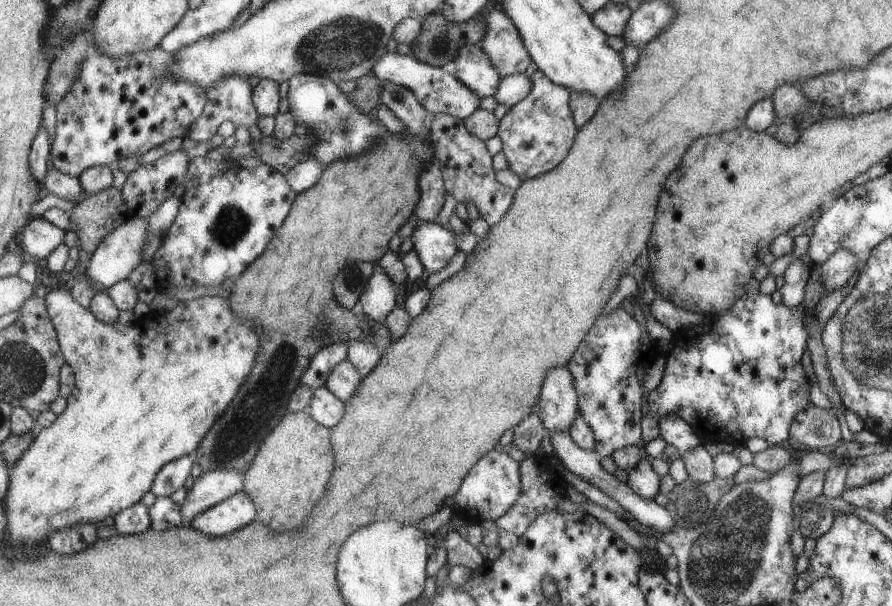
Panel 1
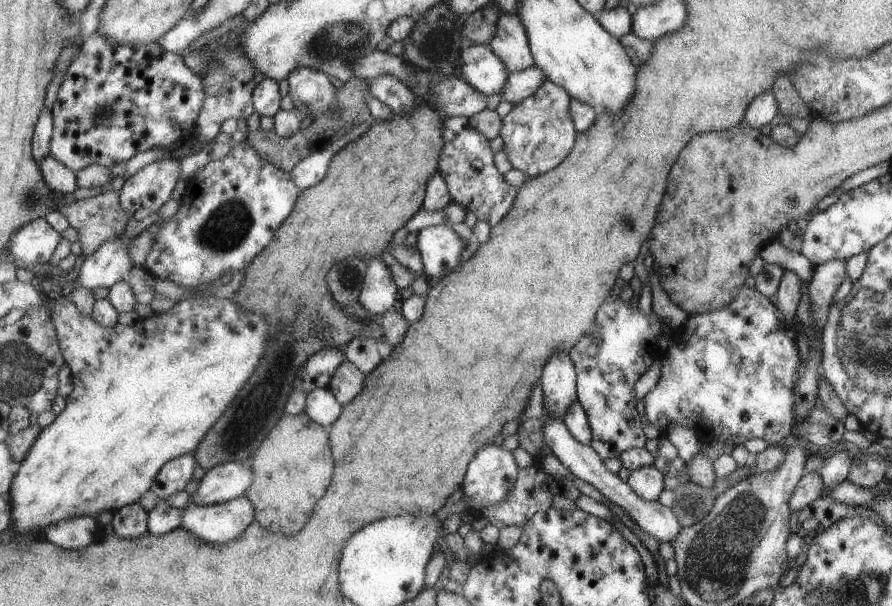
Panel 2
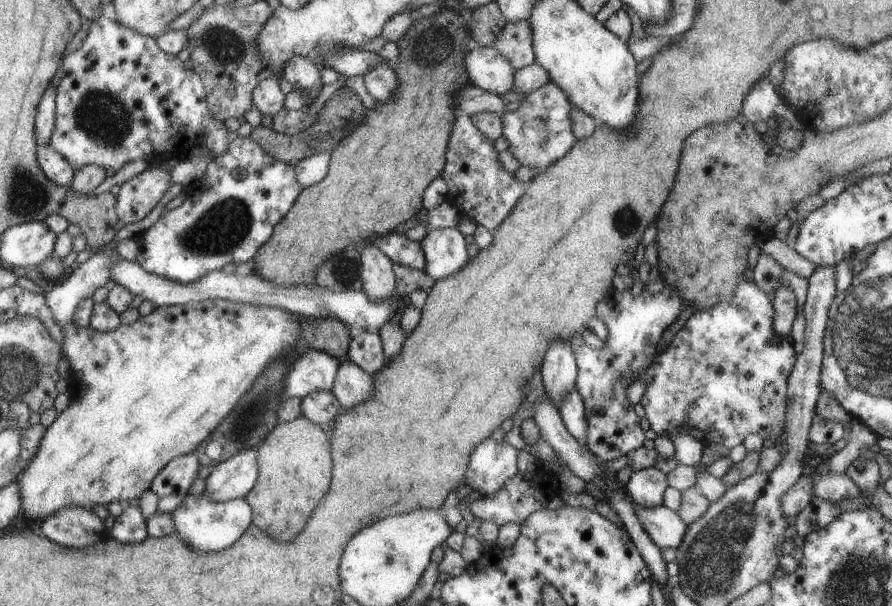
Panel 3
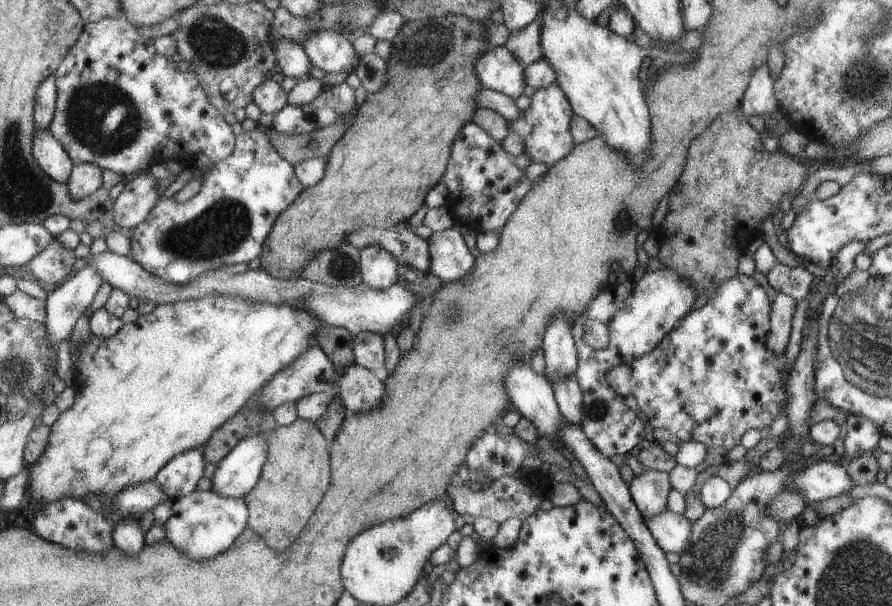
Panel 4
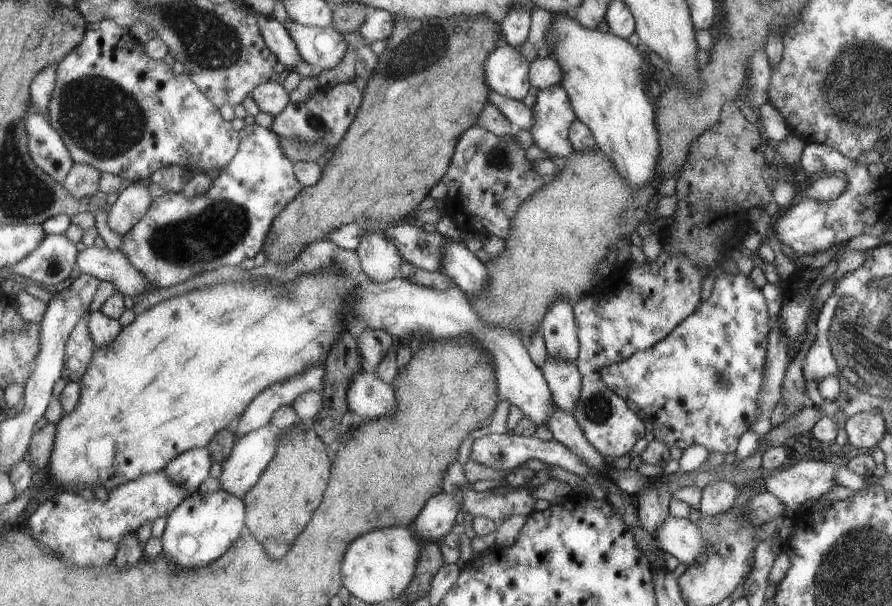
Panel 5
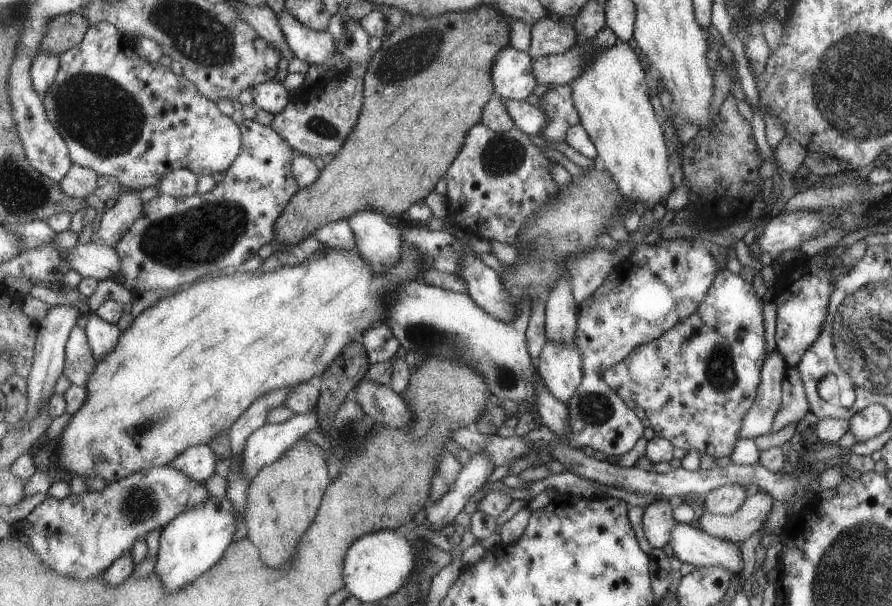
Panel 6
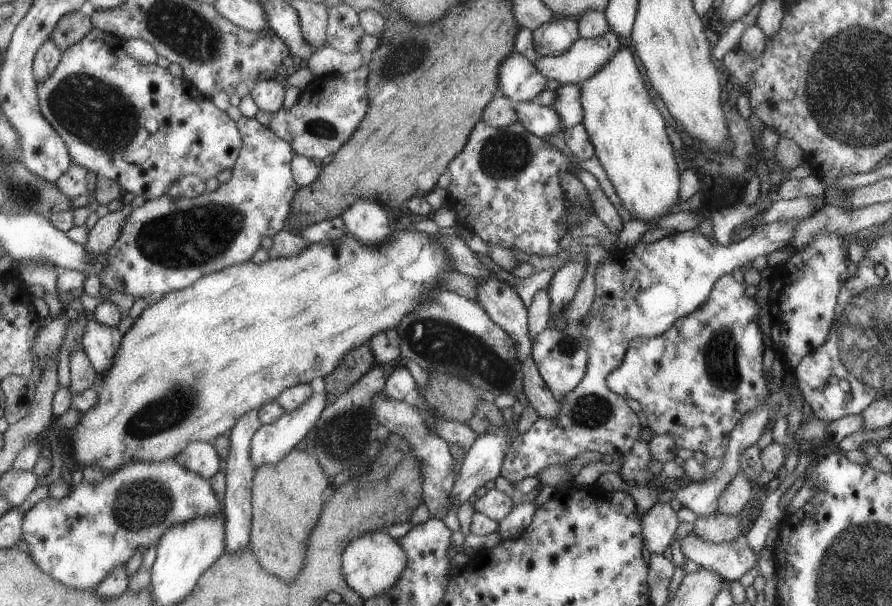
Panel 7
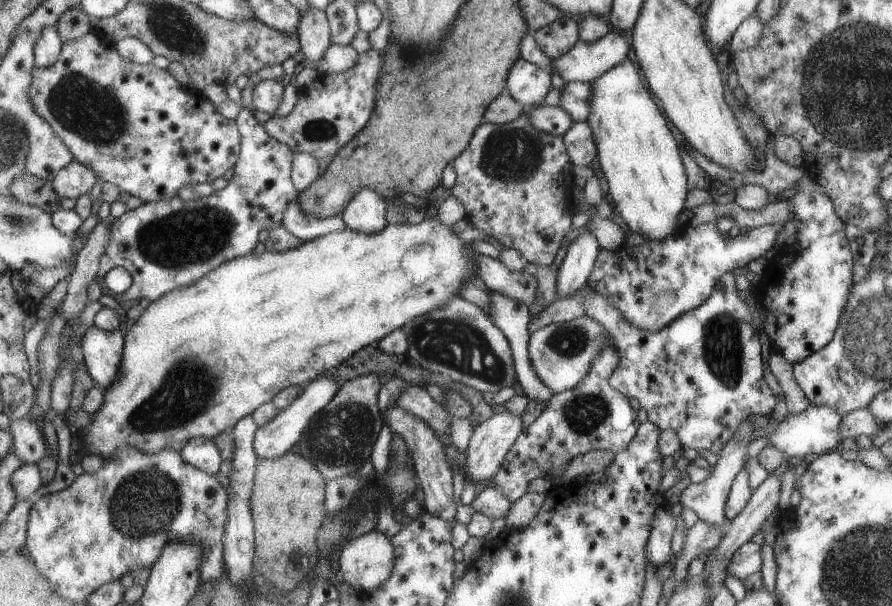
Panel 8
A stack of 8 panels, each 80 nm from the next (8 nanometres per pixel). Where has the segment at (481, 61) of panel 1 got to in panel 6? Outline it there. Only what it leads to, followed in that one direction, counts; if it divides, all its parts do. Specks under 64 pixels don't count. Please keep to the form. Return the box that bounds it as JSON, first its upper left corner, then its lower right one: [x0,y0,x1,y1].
[490,46,536,101]

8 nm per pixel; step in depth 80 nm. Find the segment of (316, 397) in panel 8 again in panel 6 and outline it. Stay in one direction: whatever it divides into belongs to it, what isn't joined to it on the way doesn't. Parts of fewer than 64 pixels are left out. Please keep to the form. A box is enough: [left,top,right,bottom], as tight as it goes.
[242,408,317,480]

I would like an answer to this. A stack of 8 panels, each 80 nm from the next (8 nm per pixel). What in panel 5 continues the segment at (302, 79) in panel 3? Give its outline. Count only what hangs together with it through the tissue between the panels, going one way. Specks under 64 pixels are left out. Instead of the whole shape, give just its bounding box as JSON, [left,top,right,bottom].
[259,14,303,72]

